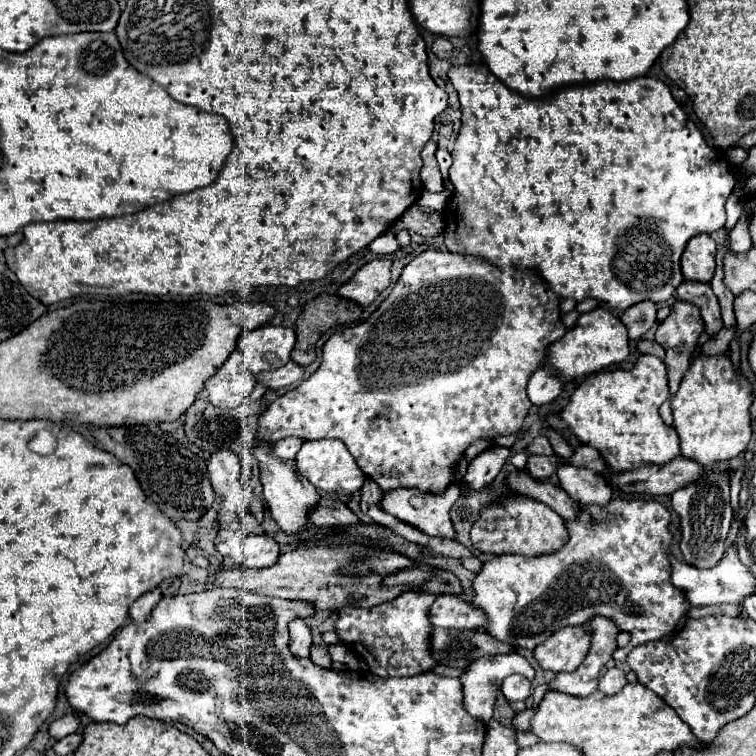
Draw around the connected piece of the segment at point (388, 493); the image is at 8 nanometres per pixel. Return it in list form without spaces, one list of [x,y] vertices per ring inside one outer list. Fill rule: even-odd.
[[[459,484],[449,486],[445,492],[433,494],[433,492],[421,492],[421,490],[411,490],[411,488],[395,488],[395,490],[385,490],[383,498],[381,498],[381,508],[395,516],[397,520],[421,530],[427,536],[437,536],[437,538],[449,538],[449,540],[457,540],[455,534],[455,526],[449,518],[449,510],[455,504],[455,500],[459,498]]]

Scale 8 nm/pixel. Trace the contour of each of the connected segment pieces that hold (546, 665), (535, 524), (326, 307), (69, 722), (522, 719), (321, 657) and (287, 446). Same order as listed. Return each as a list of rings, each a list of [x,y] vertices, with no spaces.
[[[567,626],[549,636],[533,650],[537,664],[543,670],[575,672],[589,650],[589,634],[585,626]]]
[[[505,498],[499,504],[491,504],[481,510],[481,518],[471,528],[471,542],[477,550],[487,554],[521,554],[521,556],[543,556],[553,554],[567,542],[565,520],[549,506],[527,498]]]
[[[321,294],[309,300],[297,320],[297,344],[291,352],[291,360],[301,366],[309,366],[315,360],[315,344],[321,334],[335,324],[345,324],[359,318],[361,312],[363,308],[357,302],[337,294]]]
[[[67,714],[67,716],[61,716],[59,720],[55,720],[51,726],[49,726],[49,734],[55,738],[55,740],[61,740],[73,732],[77,732],[79,728],[79,714]]]
[[[537,706],[530,710],[526,709],[520,713],[518,713],[512,720],[512,725],[516,731],[526,731],[529,729],[529,724],[533,714],[537,711]]]
[[[313,644],[313,650],[311,650],[311,662],[321,666],[321,668],[331,668],[331,656],[327,652],[327,648],[319,646],[319,644]]]
[[[283,438],[283,440],[275,442],[273,452],[275,452],[275,456],[279,456],[283,460],[289,460],[289,458],[297,456],[297,452],[301,450],[301,446],[303,446],[303,442],[299,438]]]

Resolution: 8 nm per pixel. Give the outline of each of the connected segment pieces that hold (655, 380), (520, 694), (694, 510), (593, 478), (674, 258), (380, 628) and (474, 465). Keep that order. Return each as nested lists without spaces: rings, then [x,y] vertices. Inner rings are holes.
[[[643,354],[635,362],[631,370],[611,370],[597,372],[587,376],[571,394],[567,406],[559,412],[559,418],[567,424],[567,434],[575,436],[575,440],[583,446],[595,448],[607,466],[617,472],[627,472],[643,466],[663,466],[681,454],[679,438],[673,428],[667,428],[659,416],[659,406],[669,398],[667,386],[667,368],[665,362],[657,356]]]
[[[513,674],[503,680],[501,692],[507,700],[527,700],[531,696],[531,682],[521,674]]]
[[[715,462],[703,468],[703,474],[693,484],[671,494],[671,506],[679,516],[681,524],[681,554],[689,566],[695,568],[715,568],[725,554],[725,540],[731,528],[731,504],[729,504],[729,484],[731,484],[733,466],[731,462]]]
[[[563,466],[559,470],[561,488],[571,496],[573,502],[579,506],[589,504],[609,504],[613,498],[613,490],[607,486],[605,478],[589,468],[575,468],[575,466]]]
[[[487,64],[451,66],[447,76],[459,94],[461,112],[463,112],[461,130],[457,134],[455,148],[451,152],[453,166],[449,170],[449,180],[455,186],[455,194],[445,208],[445,218],[447,218],[445,246],[449,252],[481,256],[491,260],[499,268],[505,268],[511,264],[535,268],[543,278],[547,278],[547,282],[551,284],[557,296],[573,298],[575,302],[581,302],[585,298],[595,298],[611,308],[625,310],[643,300],[667,302],[675,296],[677,286],[683,282],[679,260],[687,242],[697,234],[711,234],[725,226],[725,202],[735,188],[735,174],[731,172],[731,164],[727,156],[705,142],[705,136],[701,134],[701,130],[675,102],[669,86],[663,80],[651,78],[651,76],[639,76],[623,82],[599,80],[599,82],[589,82],[579,86],[565,86],[563,90],[553,90],[551,94],[535,100],[507,88],[487,68]]]
[[[401,592],[391,602],[373,608],[341,608],[337,612],[335,632],[347,646],[367,660],[369,670],[375,676],[417,676],[435,666],[427,652],[427,632],[431,632],[427,612],[435,598],[437,596],[429,592]]]
[[[489,448],[483,454],[479,454],[477,458],[473,458],[469,462],[467,474],[465,474],[465,482],[471,488],[483,488],[487,484],[493,482],[495,474],[501,470],[501,462],[505,462],[505,458],[509,458],[509,450],[501,450],[501,448]]]

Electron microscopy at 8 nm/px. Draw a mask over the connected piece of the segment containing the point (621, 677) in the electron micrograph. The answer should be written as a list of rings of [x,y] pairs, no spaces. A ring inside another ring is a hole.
[[[611,668],[611,670],[607,670],[603,676],[599,676],[599,692],[603,692],[605,696],[613,696],[613,694],[617,694],[623,686],[625,686],[627,682],[625,682],[625,672],[621,670],[621,668]]]

